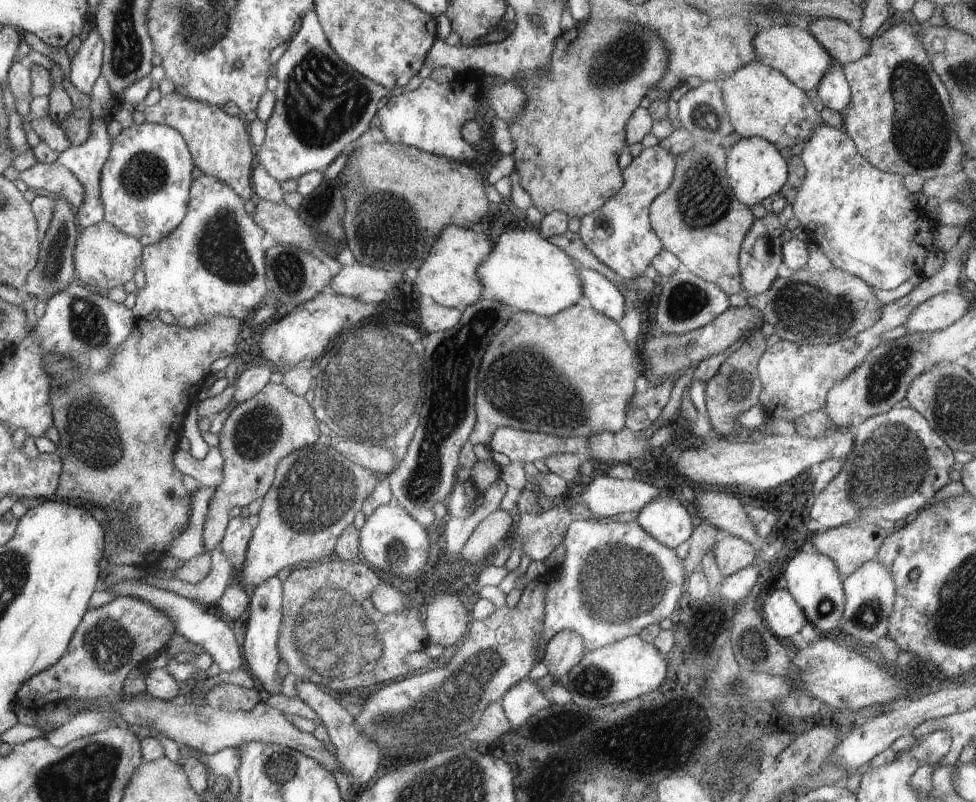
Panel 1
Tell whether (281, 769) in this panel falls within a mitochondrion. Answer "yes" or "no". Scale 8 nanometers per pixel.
yes

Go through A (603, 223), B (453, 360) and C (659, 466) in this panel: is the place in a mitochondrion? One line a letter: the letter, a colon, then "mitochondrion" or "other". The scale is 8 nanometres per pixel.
A: other
B: mitochondrion
C: other

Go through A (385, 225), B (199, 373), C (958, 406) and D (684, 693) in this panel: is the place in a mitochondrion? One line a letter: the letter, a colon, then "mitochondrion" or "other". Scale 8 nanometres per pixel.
A: mitochondrion
B: other
C: mitochondrion
D: other

